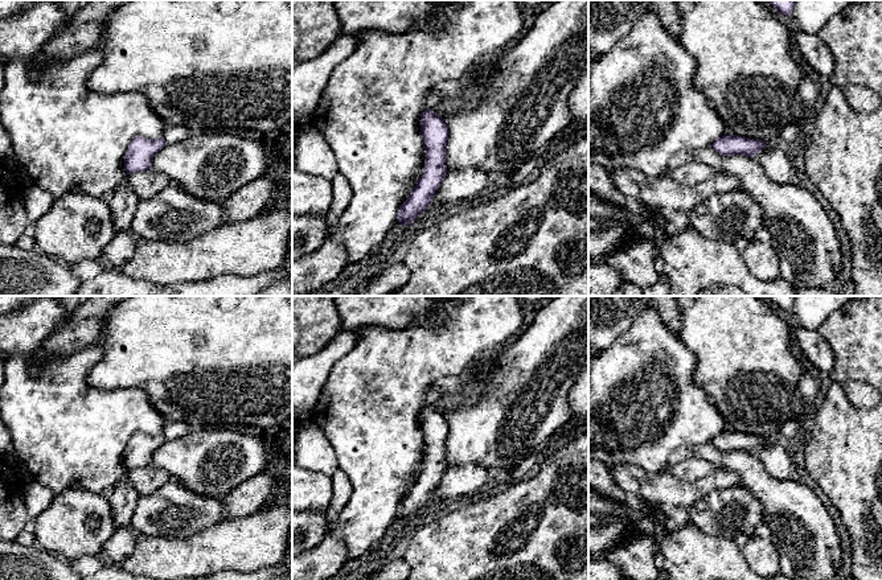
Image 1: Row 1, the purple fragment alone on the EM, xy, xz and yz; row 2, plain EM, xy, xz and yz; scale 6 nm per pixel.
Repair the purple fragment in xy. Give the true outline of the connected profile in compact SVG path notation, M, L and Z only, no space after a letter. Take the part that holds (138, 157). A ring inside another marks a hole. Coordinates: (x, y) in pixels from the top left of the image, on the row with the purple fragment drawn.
M143 136L134 137L124 153L124 168L127 174L152 169L153 156L165 144L167 143L163 137L156 140L151 140Z

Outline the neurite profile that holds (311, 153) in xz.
M308 126L298 133L292 148L292 163L299 170L315 177L332 180L339 174L335 152L321 132Z

